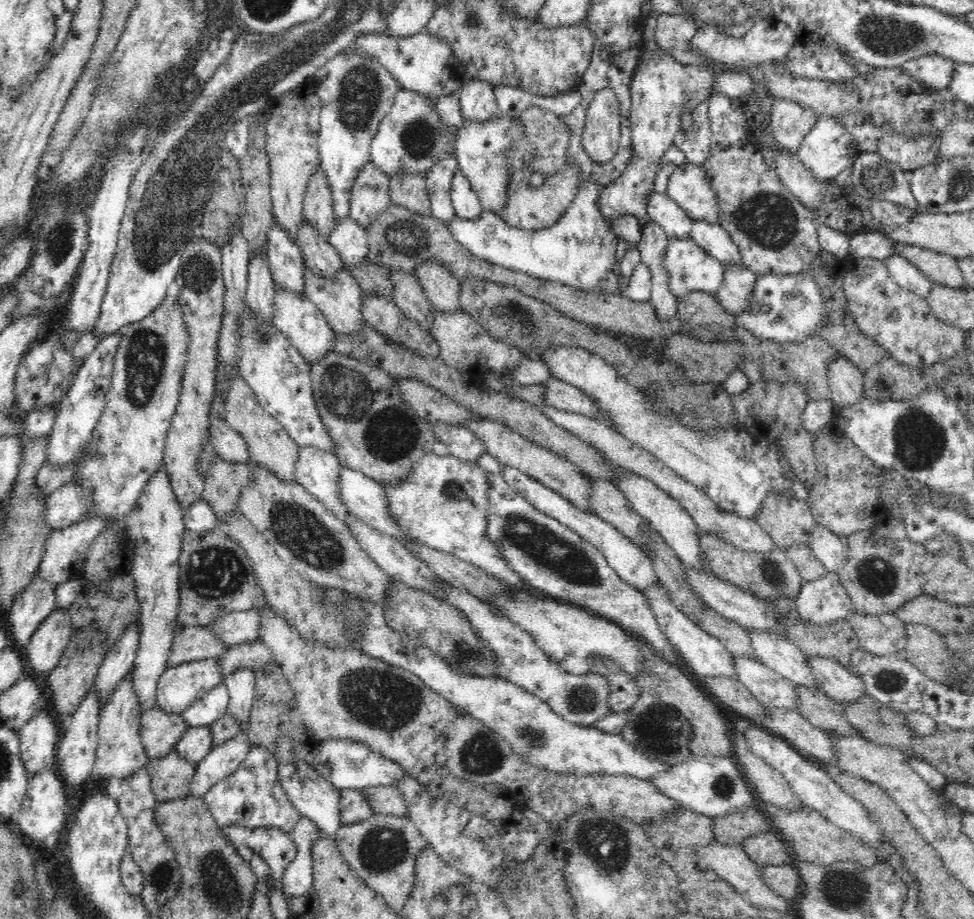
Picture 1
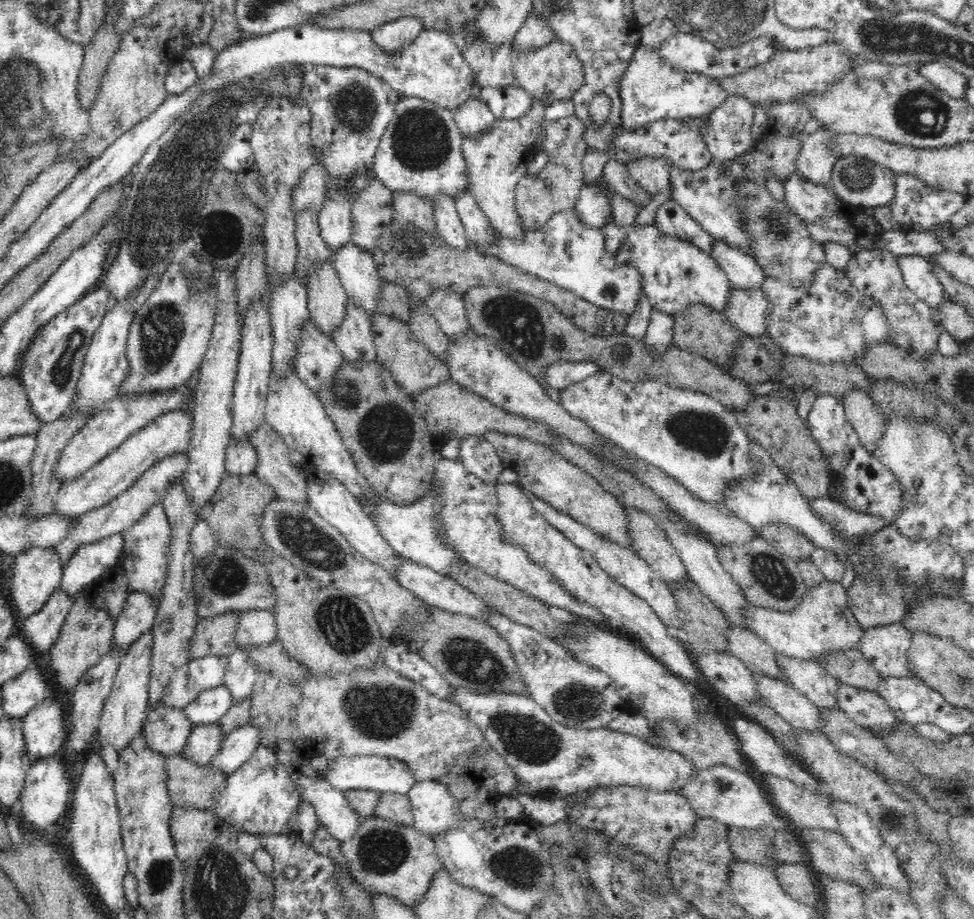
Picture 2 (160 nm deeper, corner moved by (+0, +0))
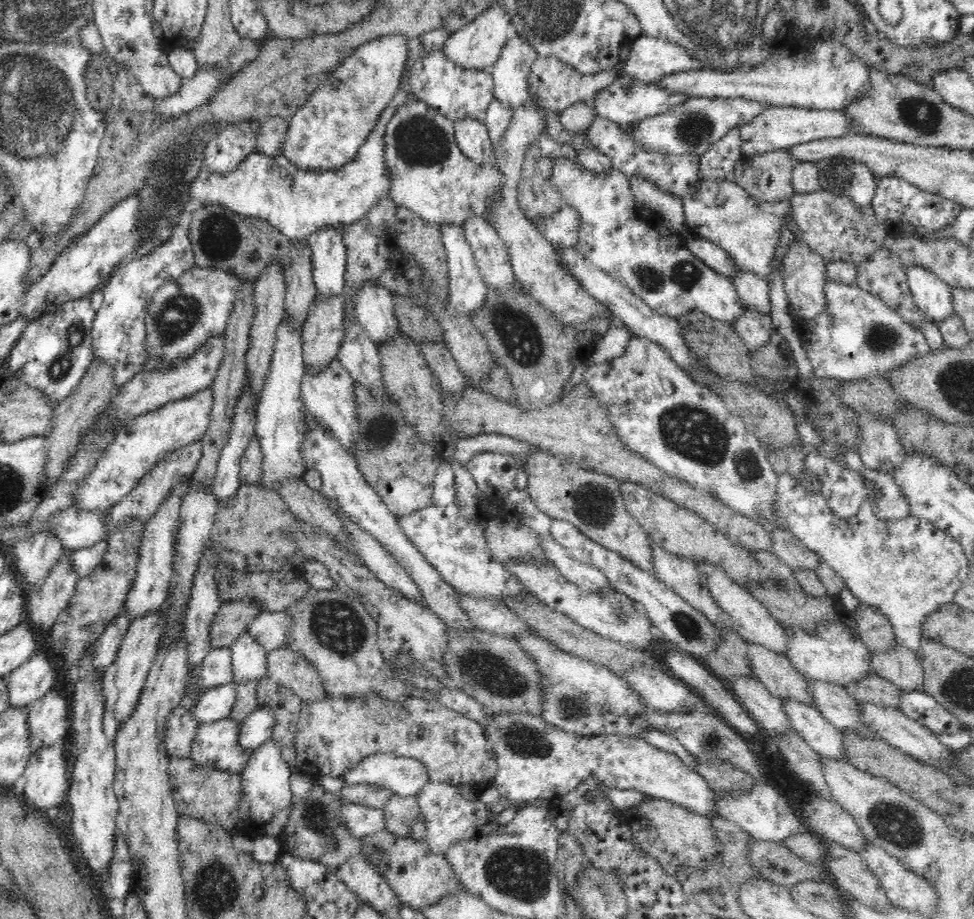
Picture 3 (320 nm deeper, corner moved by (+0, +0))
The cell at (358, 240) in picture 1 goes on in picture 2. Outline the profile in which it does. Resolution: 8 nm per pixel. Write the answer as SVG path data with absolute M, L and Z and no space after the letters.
M350 240L344 248L332 253L330 258L347 298L372 318L378 311L383 286L373 254L362 250Z

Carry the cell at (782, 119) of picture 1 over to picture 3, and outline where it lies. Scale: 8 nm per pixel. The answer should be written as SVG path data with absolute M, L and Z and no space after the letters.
M788 150L743 158L736 166L733 182L760 202L783 202L794 196L794 157Z

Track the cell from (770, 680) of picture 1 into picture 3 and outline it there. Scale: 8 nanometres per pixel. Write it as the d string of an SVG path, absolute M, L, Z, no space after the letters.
M782 701L795 731L821 758L845 760L842 731L826 719L818 708L796 701Z

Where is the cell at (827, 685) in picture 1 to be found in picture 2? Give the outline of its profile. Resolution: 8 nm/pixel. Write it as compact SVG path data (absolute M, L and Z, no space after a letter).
M841 684L837 691L838 705L858 726L874 735L884 734L896 726L897 717L878 693Z

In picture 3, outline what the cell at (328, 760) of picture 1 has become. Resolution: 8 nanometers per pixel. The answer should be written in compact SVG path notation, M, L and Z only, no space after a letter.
M376 753L363 759L342 776L344 786L368 783L390 789L394 795L411 797L429 782L426 766L416 758Z

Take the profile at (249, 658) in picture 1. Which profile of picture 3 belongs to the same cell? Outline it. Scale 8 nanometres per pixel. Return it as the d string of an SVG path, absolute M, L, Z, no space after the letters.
M287 646L267 654L267 676L292 690L305 704L321 702L327 696L316 668Z

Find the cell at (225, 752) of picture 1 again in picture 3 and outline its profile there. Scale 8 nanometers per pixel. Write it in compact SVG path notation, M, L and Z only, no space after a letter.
M258 706L250 716L240 722L238 742L240 747L252 752L266 742L274 732L275 711L268 706Z

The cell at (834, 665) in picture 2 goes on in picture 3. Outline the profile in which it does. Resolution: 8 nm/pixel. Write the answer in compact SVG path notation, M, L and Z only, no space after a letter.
M872 672L866 679L844 687L859 704L872 703L876 706L899 709L903 694L900 688Z

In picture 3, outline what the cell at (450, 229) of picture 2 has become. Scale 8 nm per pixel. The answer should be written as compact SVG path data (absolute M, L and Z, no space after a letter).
M445 225L440 227L440 230L447 252L449 304L458 314L470 317L472 312L480 310L480 306L484 305L488 289L466 240L463 227Z

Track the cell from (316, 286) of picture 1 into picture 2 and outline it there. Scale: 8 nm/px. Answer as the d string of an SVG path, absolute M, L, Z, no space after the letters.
M349 299L344 320L336 326L336 332L331 336L343 360L366 363L377 360L371 326L371 318Z

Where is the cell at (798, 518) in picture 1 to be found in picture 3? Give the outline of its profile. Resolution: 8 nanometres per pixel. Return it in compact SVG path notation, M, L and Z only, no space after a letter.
M776 528L771 531L771 551L794 571L816 570L821 558L810 550L796 535L784 528Z

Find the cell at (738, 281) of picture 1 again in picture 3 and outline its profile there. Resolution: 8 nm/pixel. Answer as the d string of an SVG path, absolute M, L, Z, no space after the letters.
M745 305L740 318L736 318L736 322L732 322L732 325L751 354L762 348L764 344L768 344L771 336L776 332L770 312L761 314L749 310Z

